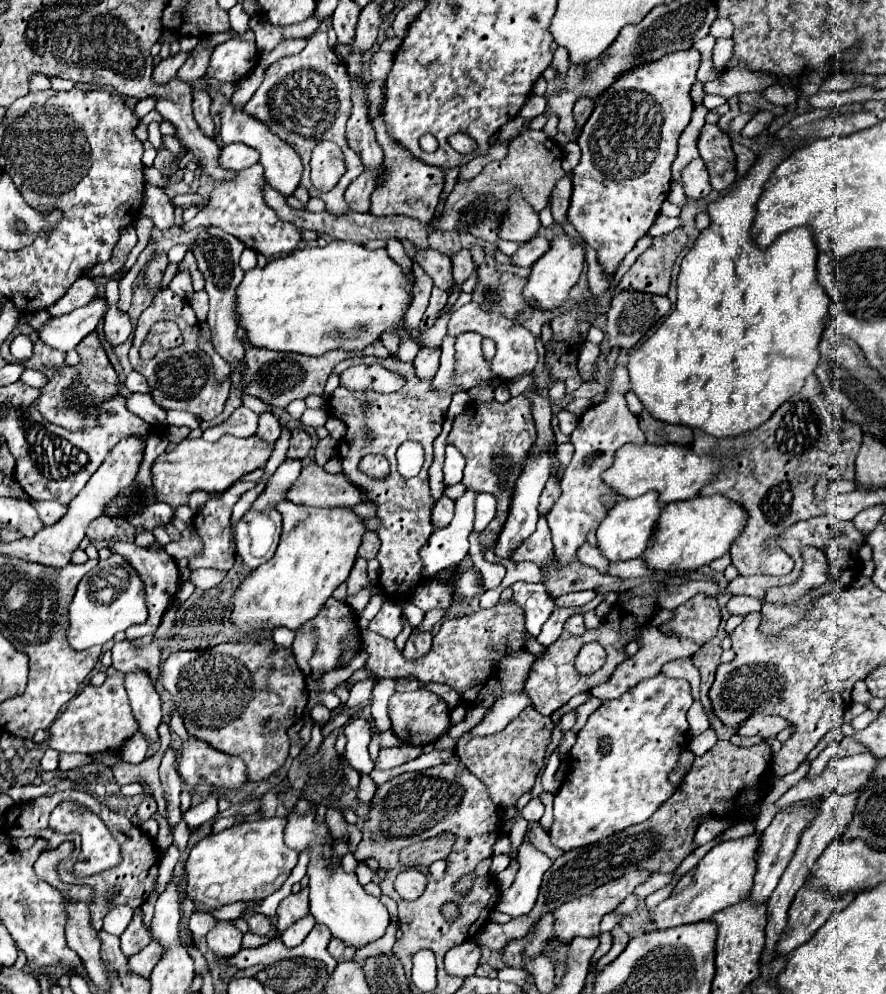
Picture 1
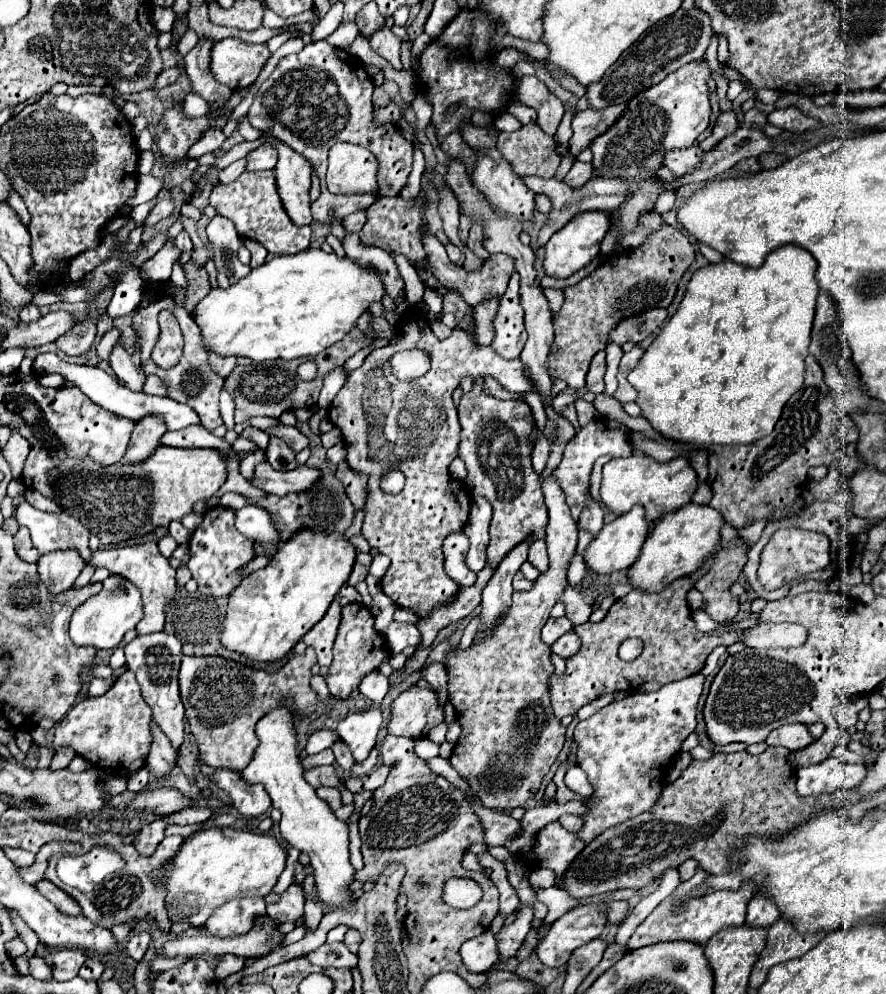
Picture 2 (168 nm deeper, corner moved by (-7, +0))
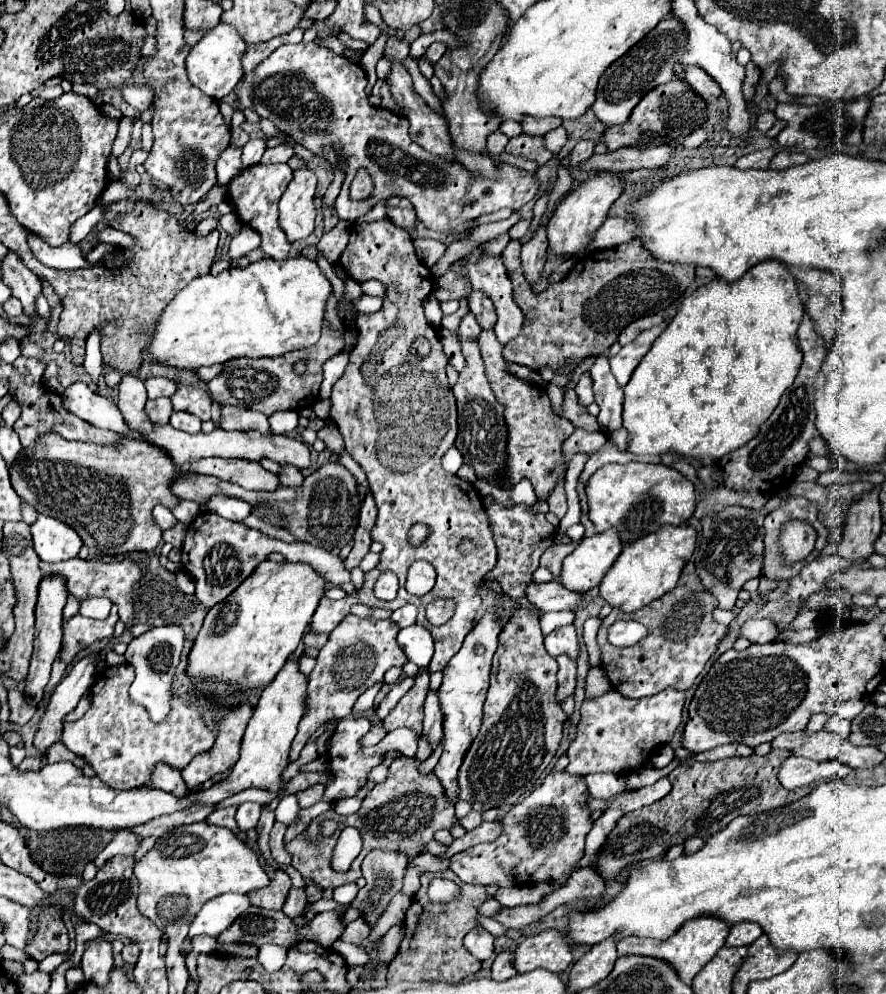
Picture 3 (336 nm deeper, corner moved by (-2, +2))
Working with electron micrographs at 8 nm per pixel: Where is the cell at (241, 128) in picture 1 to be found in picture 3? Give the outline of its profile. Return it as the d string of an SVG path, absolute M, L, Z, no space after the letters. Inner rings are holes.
M296 170L286 194L280 200L280 228L286 232L288 242L304 240L314 230L314 192L316 174L312 170Z

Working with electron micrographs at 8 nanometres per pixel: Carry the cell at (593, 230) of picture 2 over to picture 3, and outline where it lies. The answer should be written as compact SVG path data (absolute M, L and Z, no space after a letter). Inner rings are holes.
M598 172L590 178L586 178L584 182L580 182L574 190L570 190L556 204L556 210L546 226L548 244L550 244L552 252L576 254L576 252L584 250L588 240L594 236L594 230L598 230L598 226L606 220L608 208L620 196L620 192L622 192L622 180L618 174L612 174L612 172Z

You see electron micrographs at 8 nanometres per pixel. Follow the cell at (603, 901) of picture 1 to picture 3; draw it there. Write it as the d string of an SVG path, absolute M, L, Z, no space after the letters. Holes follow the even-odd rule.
M544 930L536 936L524 938L516 952L512 966L518 974L544 968L550 972L564 972L572 962L570 946L564 940L564 932Z

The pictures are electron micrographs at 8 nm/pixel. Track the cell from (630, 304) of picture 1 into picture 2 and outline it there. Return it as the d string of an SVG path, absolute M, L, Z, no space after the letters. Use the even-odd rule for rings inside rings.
M651 308L645 310L641 314L629 316L625 320L621 320L611 332L611 340L617 342L619 346L625 342L633 342L633 344L641 344L647 336L651 336L667 318L667 310L663 308Z

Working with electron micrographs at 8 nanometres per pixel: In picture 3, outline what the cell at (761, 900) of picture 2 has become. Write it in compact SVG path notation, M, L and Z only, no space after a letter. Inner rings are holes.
M740 922L738 926L730 928L730 934L726 938L726 946L750 946L760 936L762 936L762 928L758 928L758 924Z

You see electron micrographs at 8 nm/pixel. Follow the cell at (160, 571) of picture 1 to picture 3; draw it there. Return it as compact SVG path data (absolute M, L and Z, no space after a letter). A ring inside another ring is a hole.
M74 558L70 562L56 562L56 564L40 562L40 570L44 572L44 576L60 574L66 580L66 592L76 596L78 600L86 600L90 596L110 598L114 604L120 606L120 620L126 624L134 622L132 590L134 590L134 584L140 582L140 578L142 578L142 570L140 570L138 562L134 562L130 558L96 558L96 560Z

